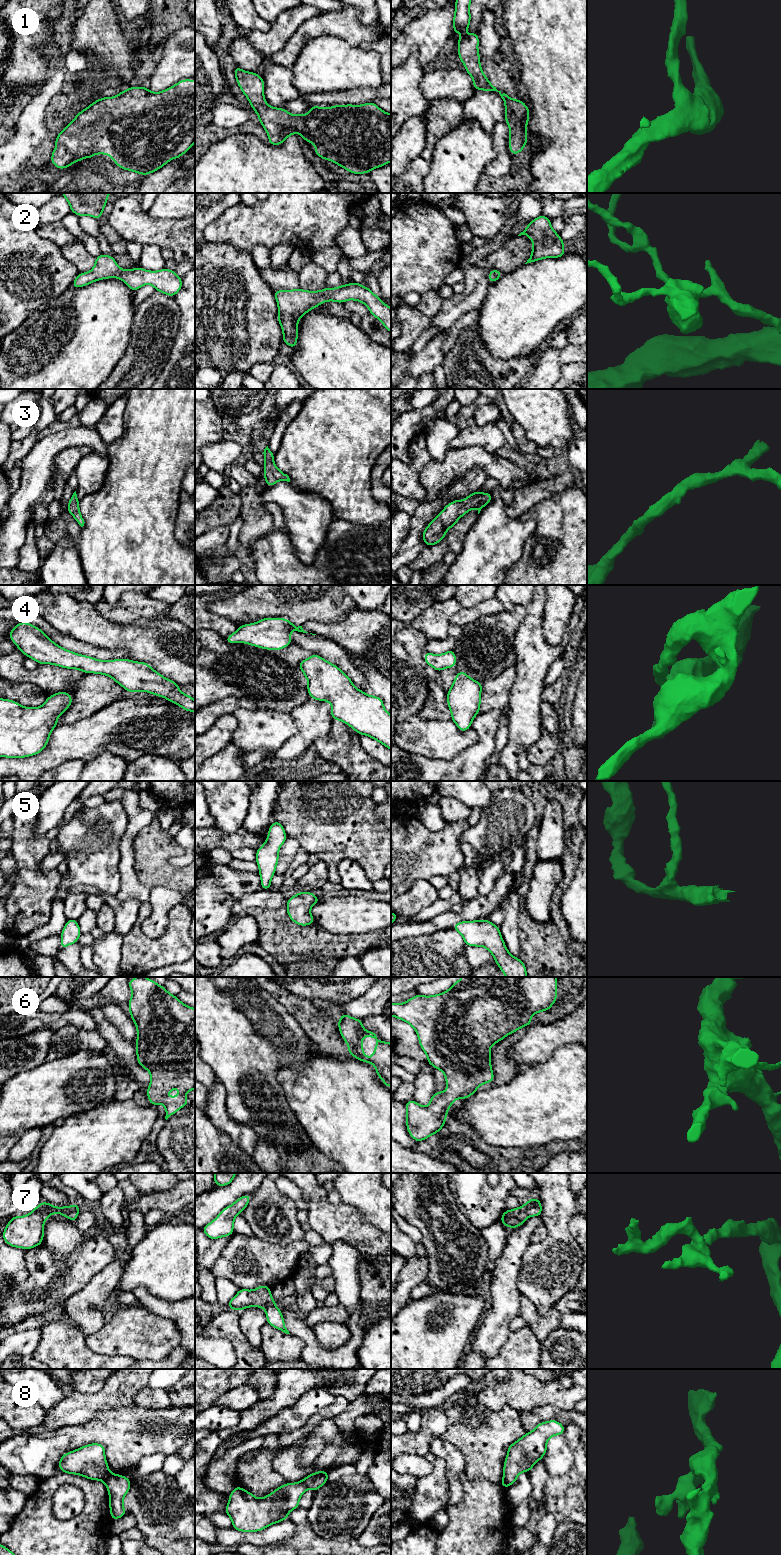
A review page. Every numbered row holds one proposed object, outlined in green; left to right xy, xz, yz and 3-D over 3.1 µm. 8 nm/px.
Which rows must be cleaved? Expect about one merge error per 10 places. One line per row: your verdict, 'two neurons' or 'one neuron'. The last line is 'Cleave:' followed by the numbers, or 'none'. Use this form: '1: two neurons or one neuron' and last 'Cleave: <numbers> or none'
1: one neuron
2: one neuron
3: one neuron
4: one neuron
5: one neuron
6: one neuron
7: one neuron
8: two neurons
Cleave: 8

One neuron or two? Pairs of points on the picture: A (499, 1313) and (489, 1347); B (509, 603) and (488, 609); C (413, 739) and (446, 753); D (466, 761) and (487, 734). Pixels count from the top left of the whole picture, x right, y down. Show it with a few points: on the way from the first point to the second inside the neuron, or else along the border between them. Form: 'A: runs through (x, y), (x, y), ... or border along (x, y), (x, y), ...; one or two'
A: runs through (497, 1321), (490, 1339); one
B: border along (494, 597), (504, 610); two
C: runs through (421, 739), (432, 739), (438, 745); one
D: runs through (473, 754), (486, 741); one

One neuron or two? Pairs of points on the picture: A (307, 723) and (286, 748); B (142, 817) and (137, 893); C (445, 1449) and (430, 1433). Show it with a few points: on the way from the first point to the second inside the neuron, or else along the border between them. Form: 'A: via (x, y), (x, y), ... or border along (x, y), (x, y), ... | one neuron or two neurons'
A: via (307, 730), (293, 744) | one neuron
B: via (128, 836), (128, 874) | one neuron
C: border along (438, 1437), (431, 1443), (429, 1451) | two neurons

